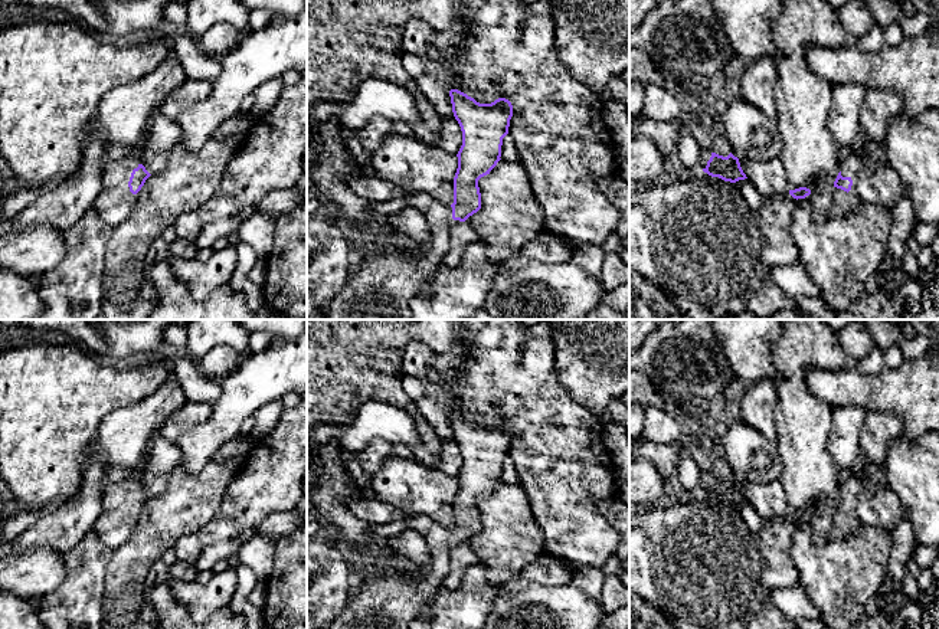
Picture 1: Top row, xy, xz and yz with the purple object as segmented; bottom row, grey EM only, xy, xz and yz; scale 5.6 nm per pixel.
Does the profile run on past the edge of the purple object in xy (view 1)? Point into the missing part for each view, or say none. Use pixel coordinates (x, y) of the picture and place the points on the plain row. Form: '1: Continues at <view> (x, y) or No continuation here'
1: Continues at xy (114, 526)

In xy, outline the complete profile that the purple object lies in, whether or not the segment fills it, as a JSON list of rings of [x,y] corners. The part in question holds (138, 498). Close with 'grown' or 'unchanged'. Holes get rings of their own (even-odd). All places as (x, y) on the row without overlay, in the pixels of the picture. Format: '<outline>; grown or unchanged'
[[[138,481],[108,485],[104,489],[102,512],[92,530],[104,544],[112,550],[118,548],[130,537],[134,518],[150,498]]]; grown

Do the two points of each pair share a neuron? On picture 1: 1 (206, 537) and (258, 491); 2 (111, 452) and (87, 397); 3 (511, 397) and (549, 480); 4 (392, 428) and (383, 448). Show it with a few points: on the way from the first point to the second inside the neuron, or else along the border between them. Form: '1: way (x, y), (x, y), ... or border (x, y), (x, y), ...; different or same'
1: way (219, 527), (245, 504); same
2: border (126, 405), (102, 421), (84, 456); different
3: way (532, 418), (545, 431), (545, 459); same
4: border (391, 444), (373, 439), (357, 452); different

